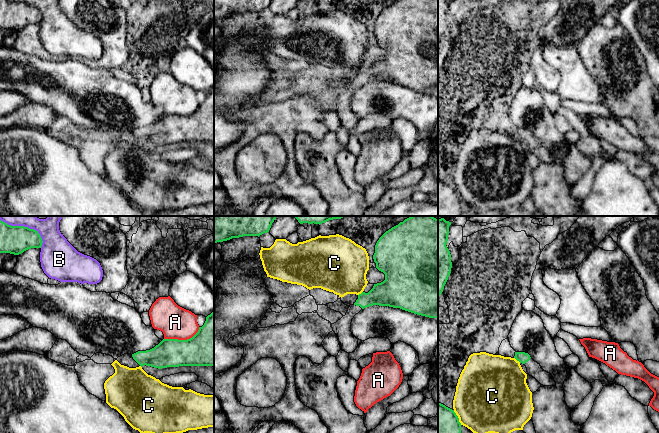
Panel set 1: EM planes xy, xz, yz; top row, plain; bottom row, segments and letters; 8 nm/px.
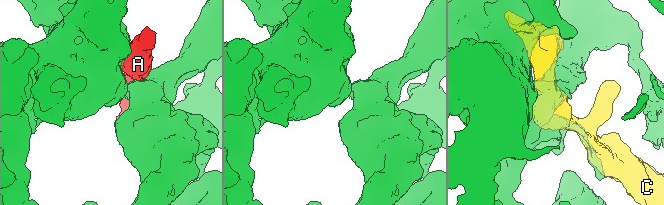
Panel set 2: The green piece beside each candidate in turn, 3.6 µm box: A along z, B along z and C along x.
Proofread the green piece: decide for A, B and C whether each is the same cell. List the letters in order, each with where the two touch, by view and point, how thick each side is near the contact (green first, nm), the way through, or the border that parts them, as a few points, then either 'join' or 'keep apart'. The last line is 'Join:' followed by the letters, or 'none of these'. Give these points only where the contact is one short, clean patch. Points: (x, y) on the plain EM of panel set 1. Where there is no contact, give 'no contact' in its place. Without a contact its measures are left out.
A: xy (182, 116) | 320/260 nm | keep apart
B: xy (29, 4) | 220/200 nm | keep apart
C: yz (457, 193) | 360/480 nm | keep apart
Join: none of these

